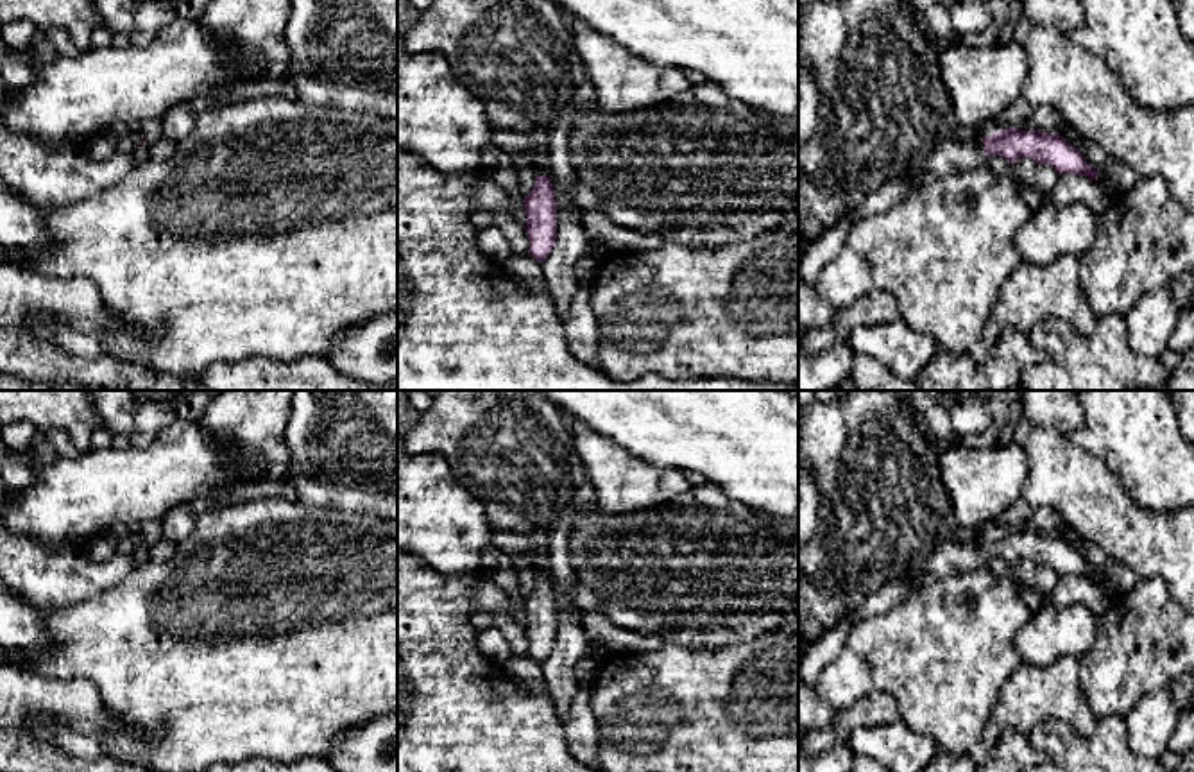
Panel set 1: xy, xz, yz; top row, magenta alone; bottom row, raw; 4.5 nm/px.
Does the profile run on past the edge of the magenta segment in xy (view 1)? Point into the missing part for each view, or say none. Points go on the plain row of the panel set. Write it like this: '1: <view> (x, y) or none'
1: xy (138, 552)

